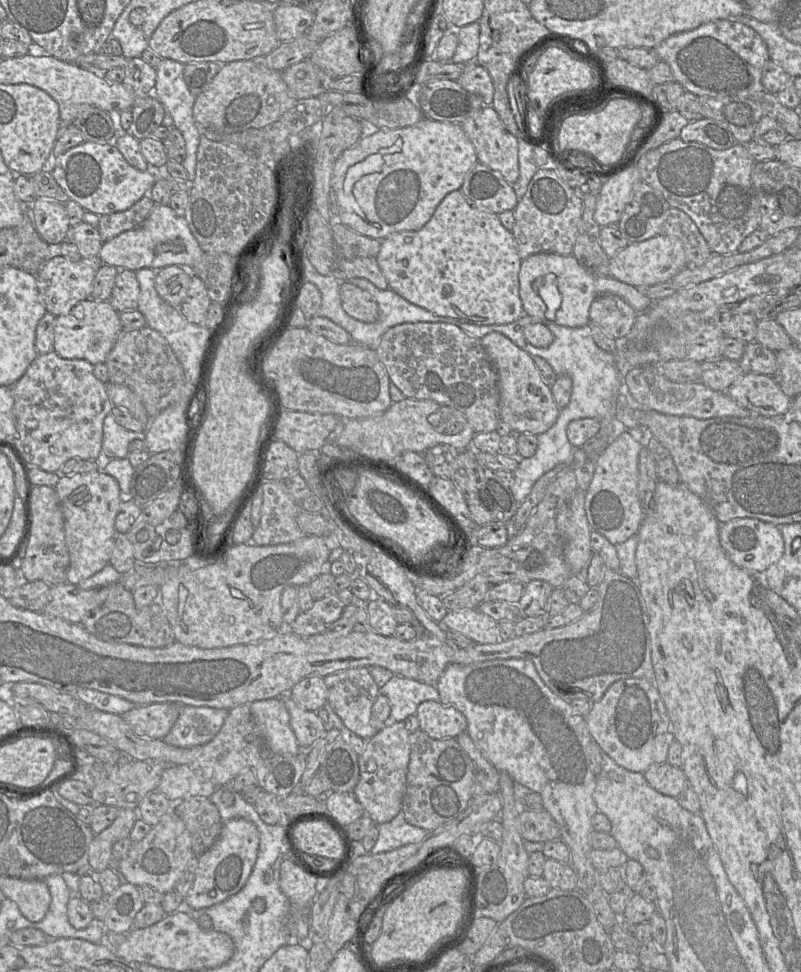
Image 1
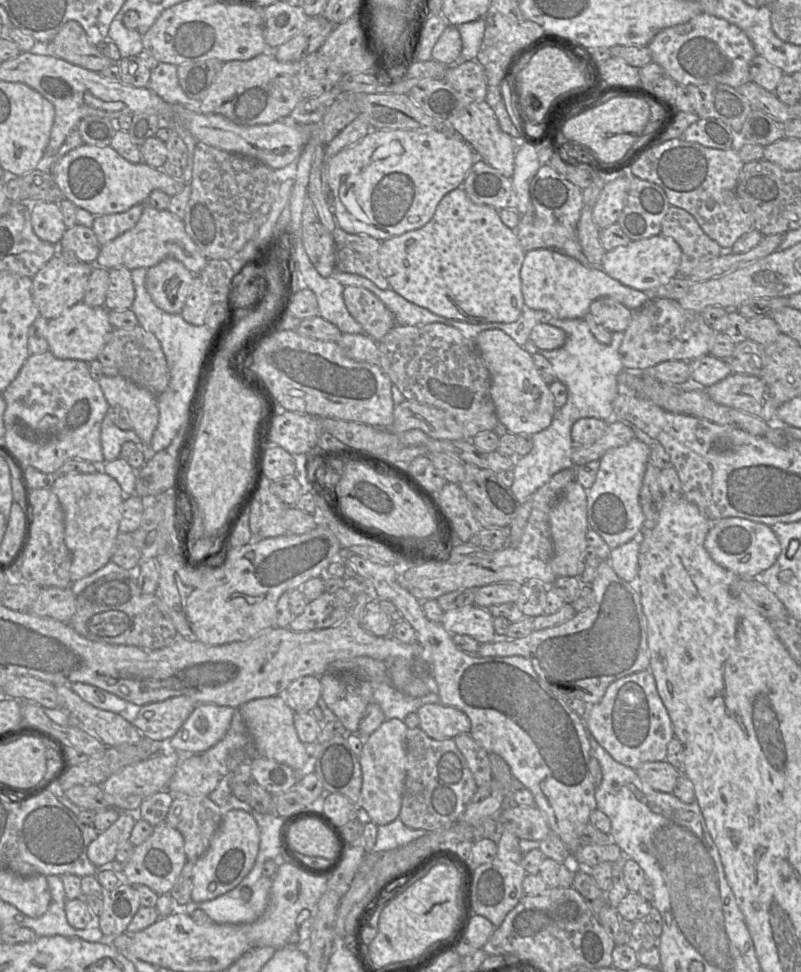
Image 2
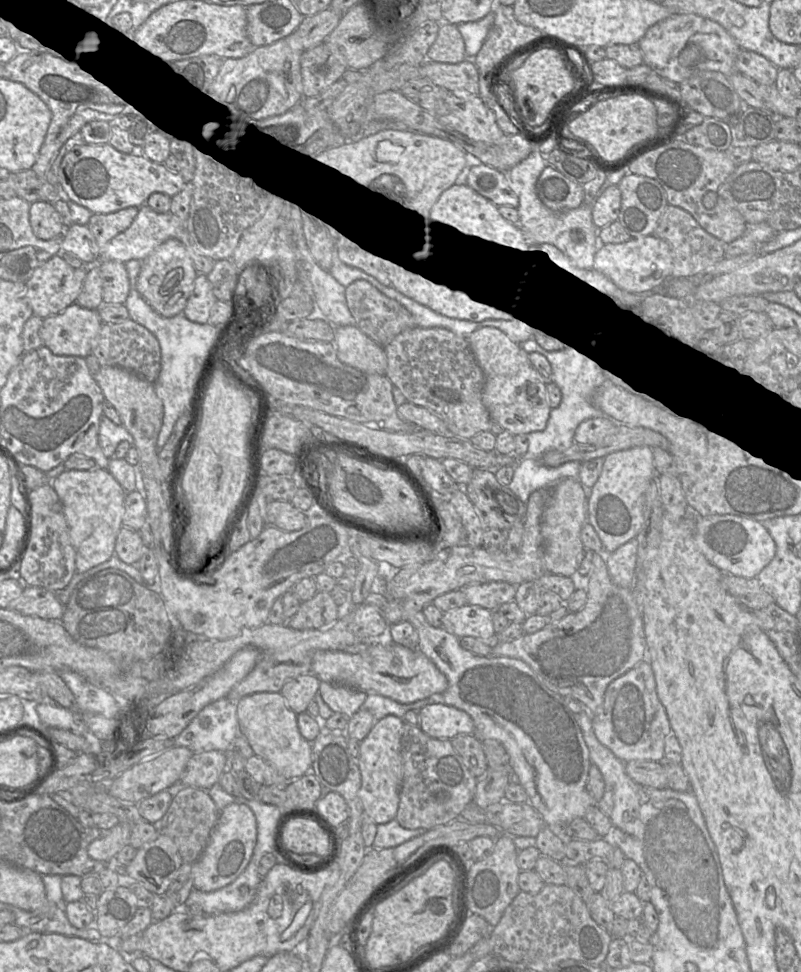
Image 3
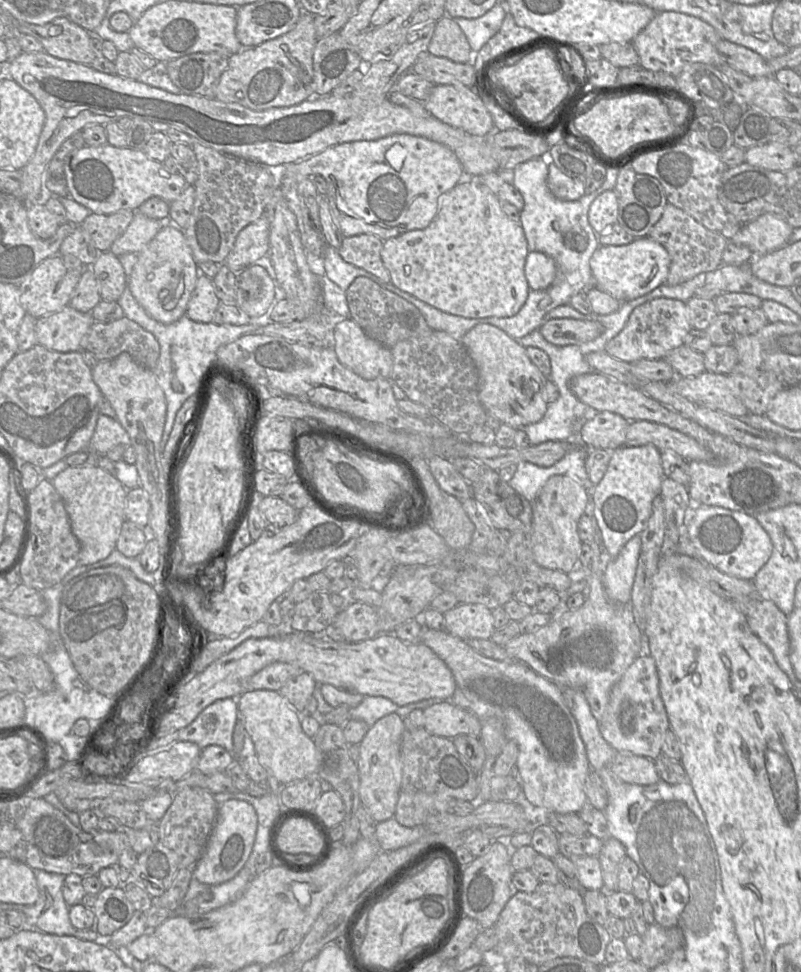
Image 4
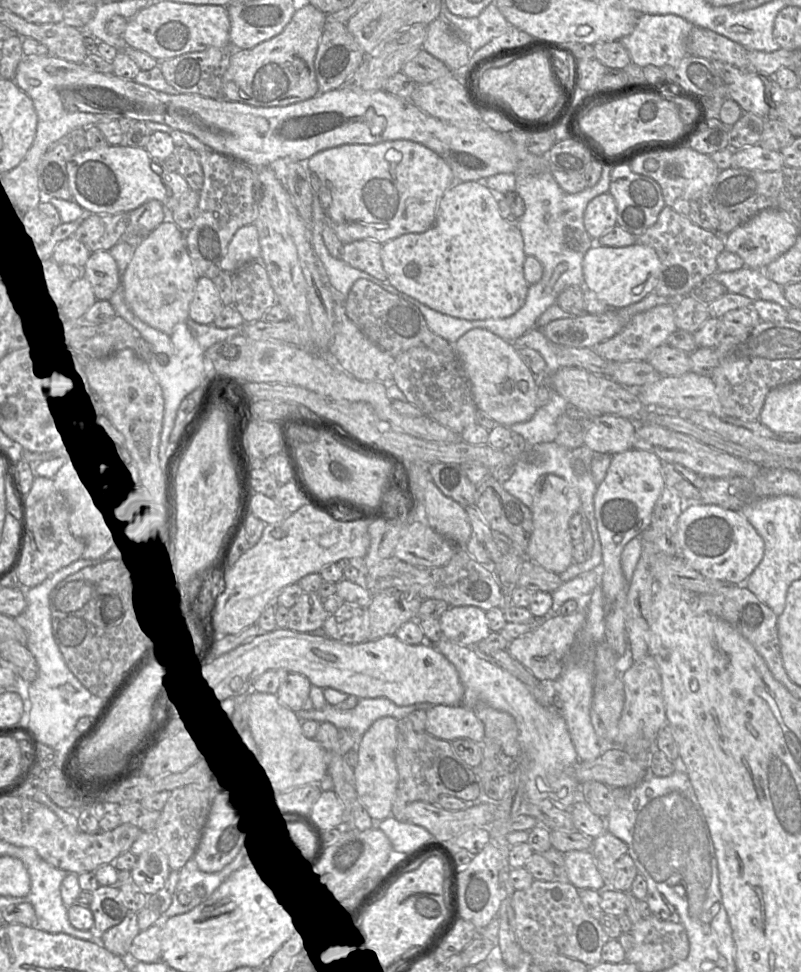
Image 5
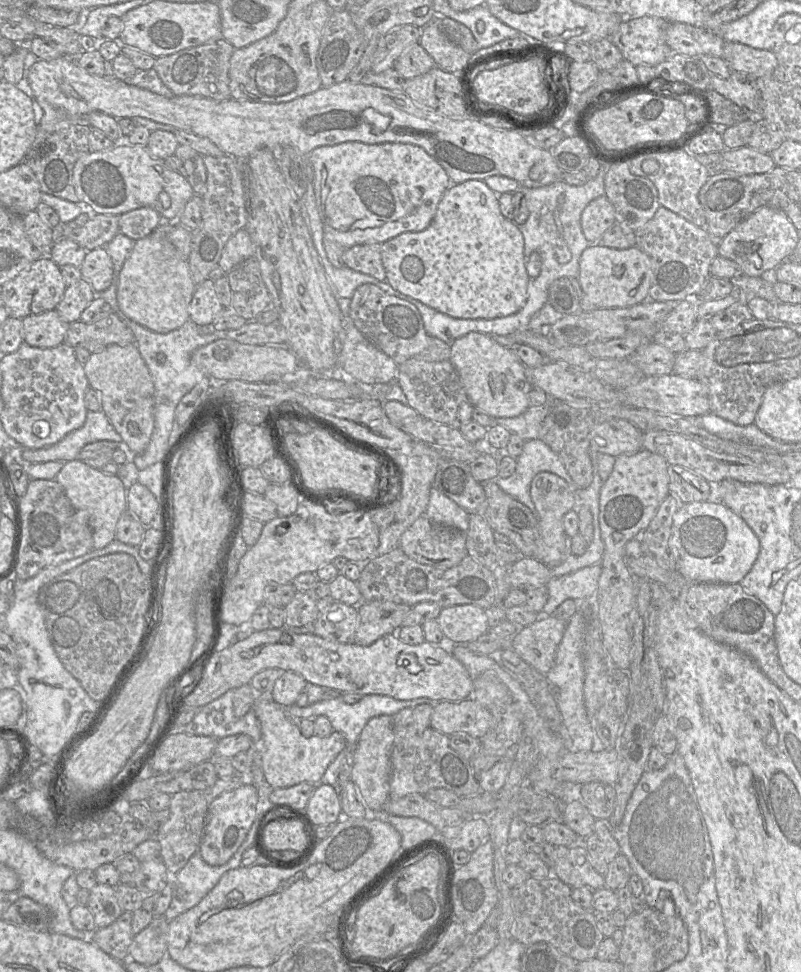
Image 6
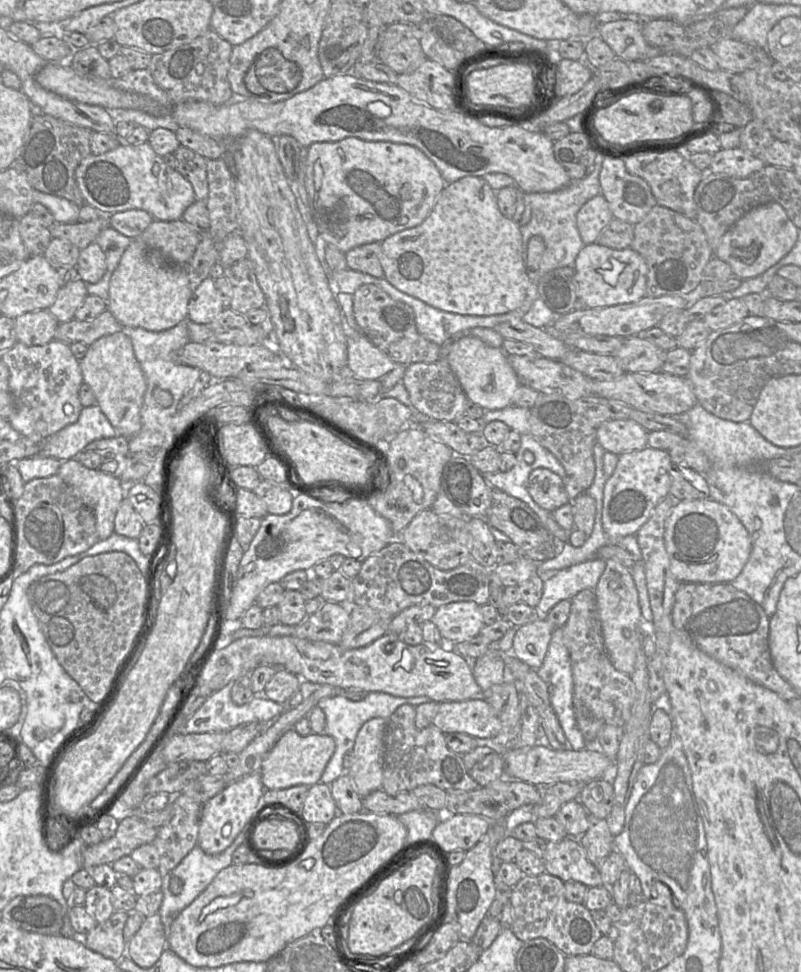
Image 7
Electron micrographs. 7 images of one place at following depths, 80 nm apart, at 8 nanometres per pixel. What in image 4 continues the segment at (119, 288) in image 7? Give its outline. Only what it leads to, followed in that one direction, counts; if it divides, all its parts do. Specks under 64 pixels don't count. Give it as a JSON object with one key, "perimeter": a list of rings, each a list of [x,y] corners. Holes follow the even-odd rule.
{"perimeter":[[[171,224],[164,226],[138,253],[138,261],[129,278],[129,288],[135,300],[151,318],[162,324],[170,324],[185,315],[198,277],[199,267],[192,256],[192,250],[186,241],[183,229]]]}

